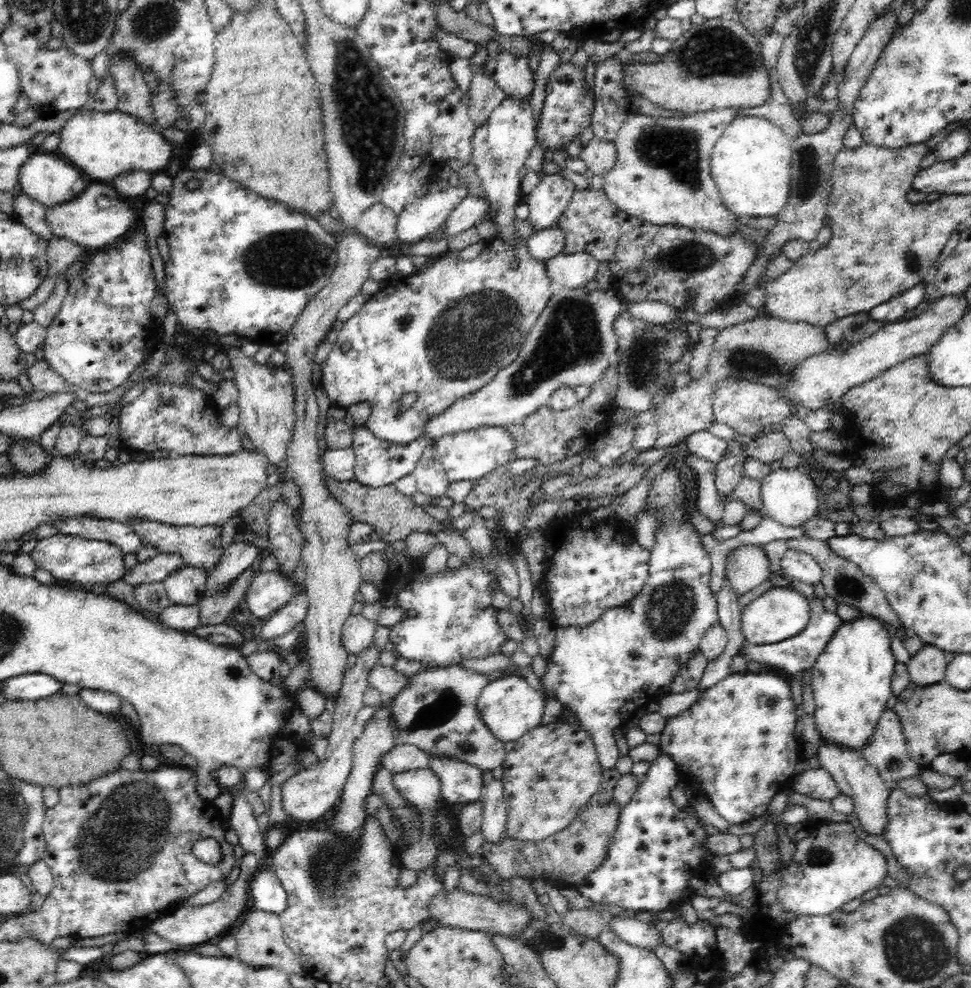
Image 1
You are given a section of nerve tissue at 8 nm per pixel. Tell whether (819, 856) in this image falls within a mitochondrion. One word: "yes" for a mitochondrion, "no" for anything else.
yes

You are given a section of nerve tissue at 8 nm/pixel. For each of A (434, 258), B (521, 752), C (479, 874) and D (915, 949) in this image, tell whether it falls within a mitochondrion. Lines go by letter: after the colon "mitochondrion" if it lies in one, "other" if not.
A: other
B: other
C: mitochondrion
D: mitochondrion

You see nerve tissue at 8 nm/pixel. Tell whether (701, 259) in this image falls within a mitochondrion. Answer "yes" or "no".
yes

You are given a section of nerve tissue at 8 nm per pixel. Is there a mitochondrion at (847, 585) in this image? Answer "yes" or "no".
yes

